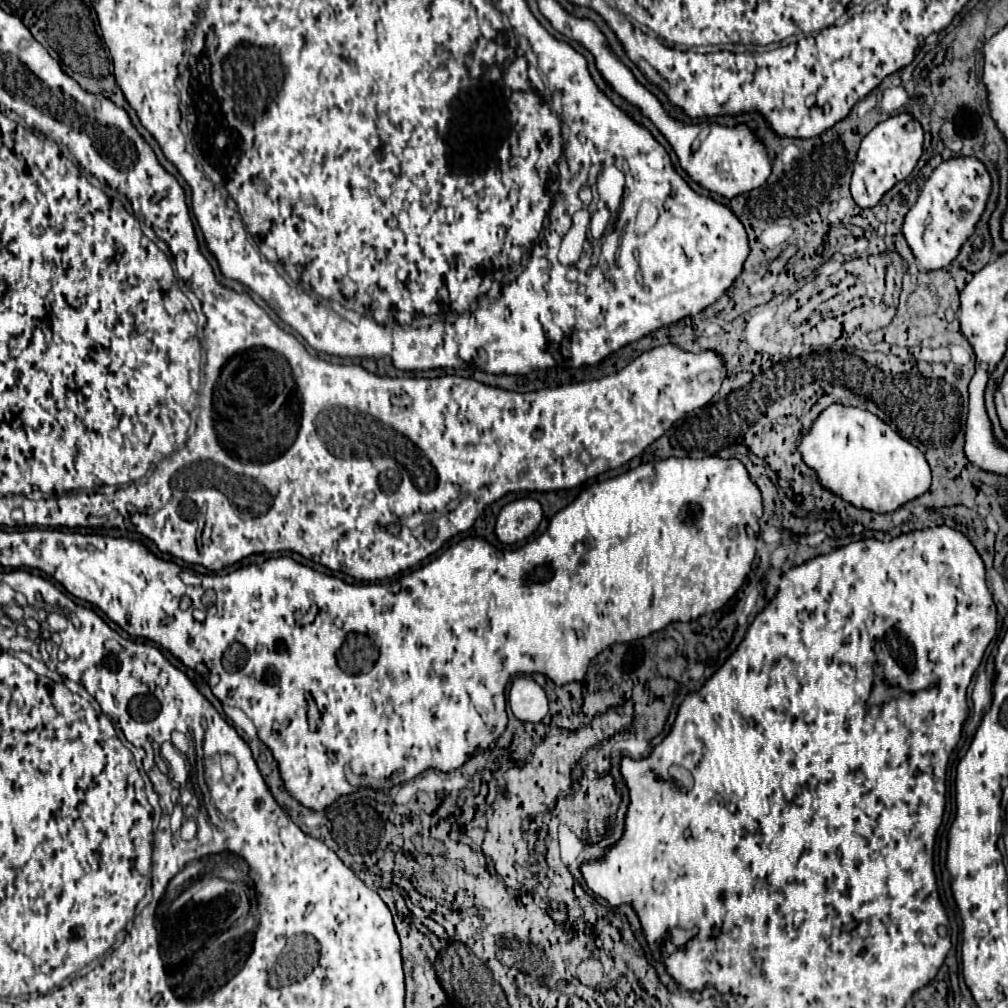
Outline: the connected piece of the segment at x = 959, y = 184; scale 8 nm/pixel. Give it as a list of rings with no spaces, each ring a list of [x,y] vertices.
[[[951,158],[939,164],[919,192],[917,202],[903,218],[903,236],[925,270],[947,266],[973,234],[973,228],[985,208],[991,178],[977,158]]]

